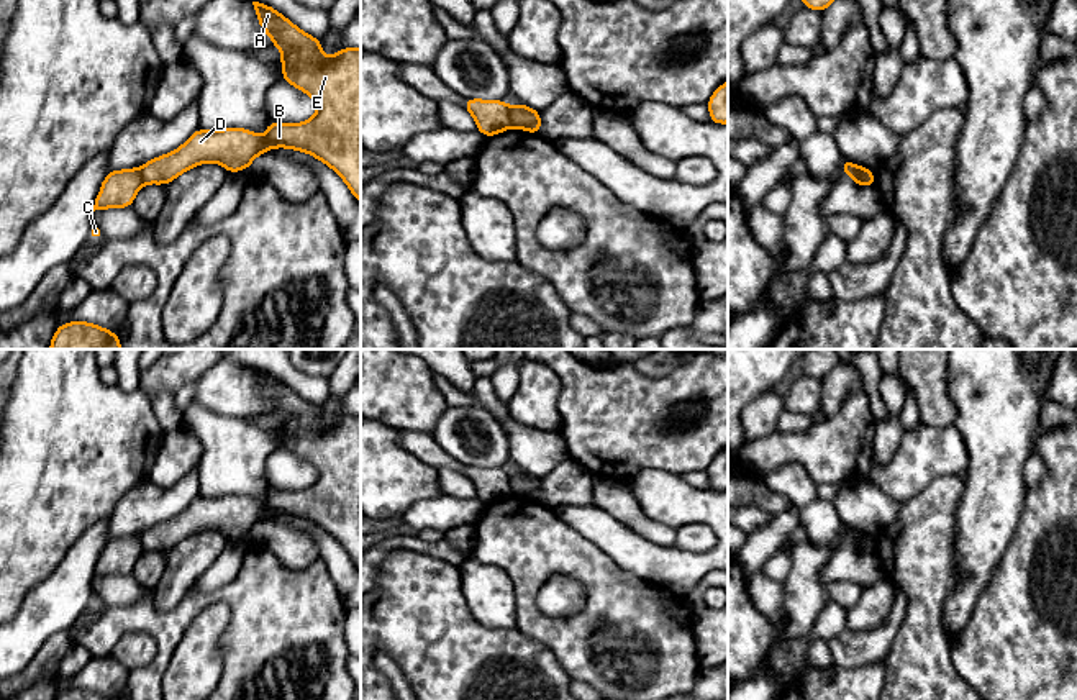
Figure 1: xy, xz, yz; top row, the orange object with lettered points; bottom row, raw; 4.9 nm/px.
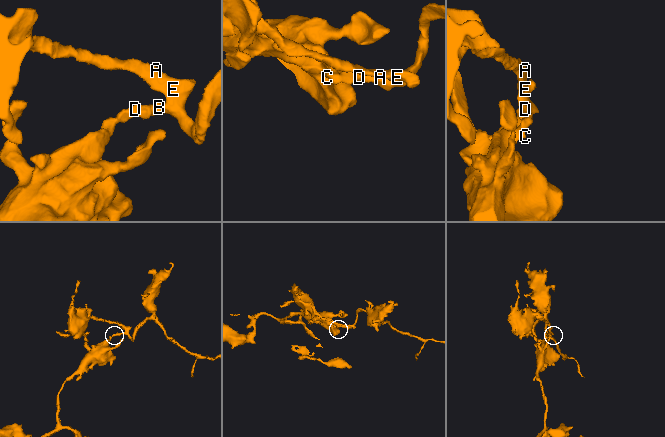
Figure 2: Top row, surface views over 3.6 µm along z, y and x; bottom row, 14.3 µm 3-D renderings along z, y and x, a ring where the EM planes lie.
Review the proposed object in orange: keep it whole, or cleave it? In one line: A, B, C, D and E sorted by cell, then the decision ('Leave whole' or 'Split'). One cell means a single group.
Groups: A B D E / C. Split

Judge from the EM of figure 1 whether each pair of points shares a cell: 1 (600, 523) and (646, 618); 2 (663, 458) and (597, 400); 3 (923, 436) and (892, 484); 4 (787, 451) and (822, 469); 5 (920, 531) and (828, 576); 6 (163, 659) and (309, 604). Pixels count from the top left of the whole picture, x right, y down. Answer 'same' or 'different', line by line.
1: different
2: same
3: same
4: same
5: different
6: same

